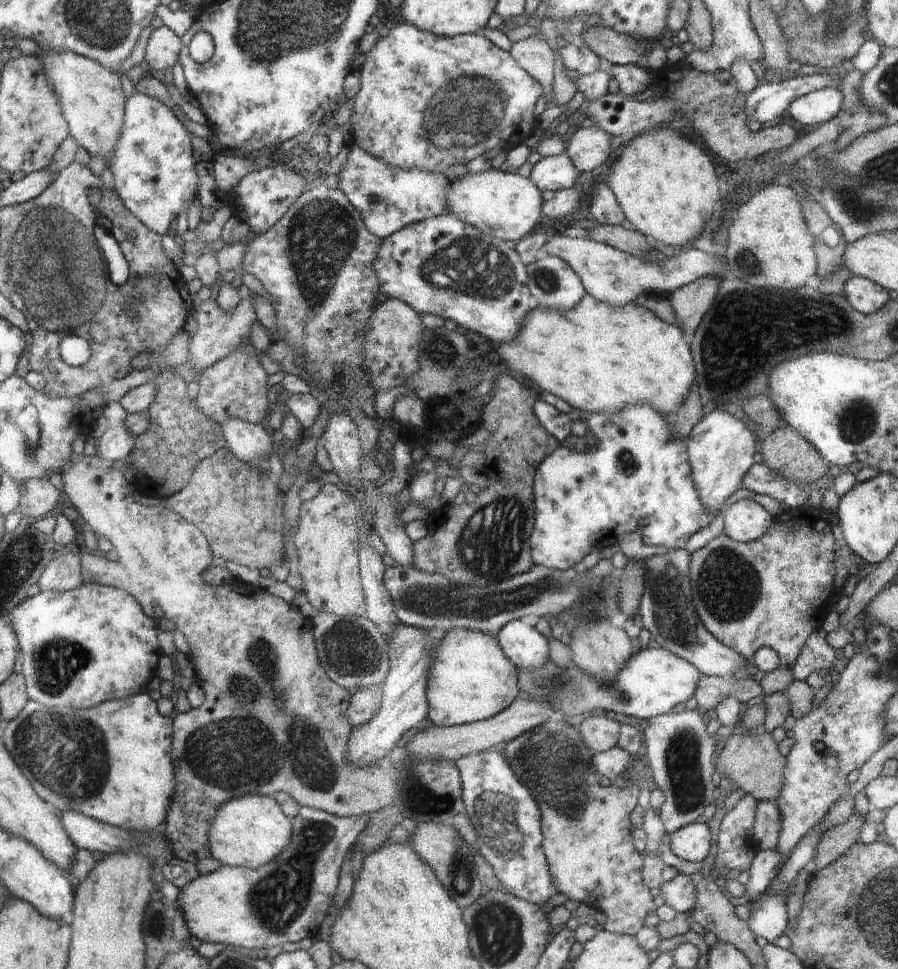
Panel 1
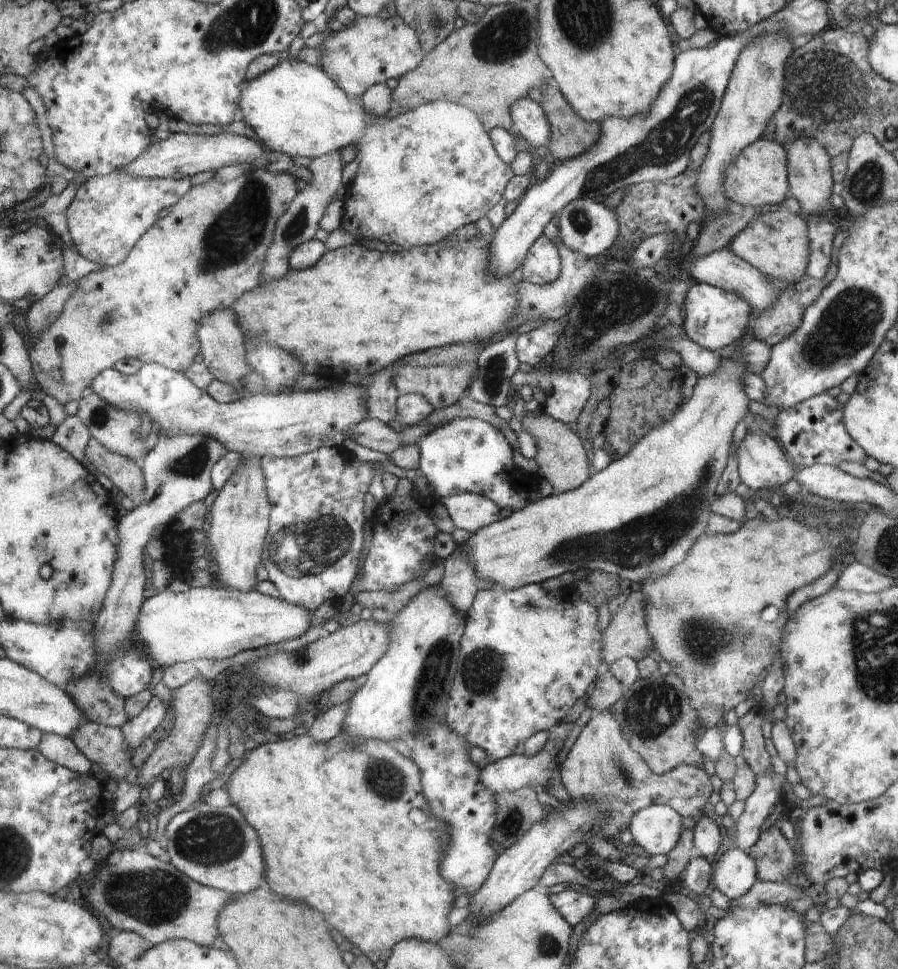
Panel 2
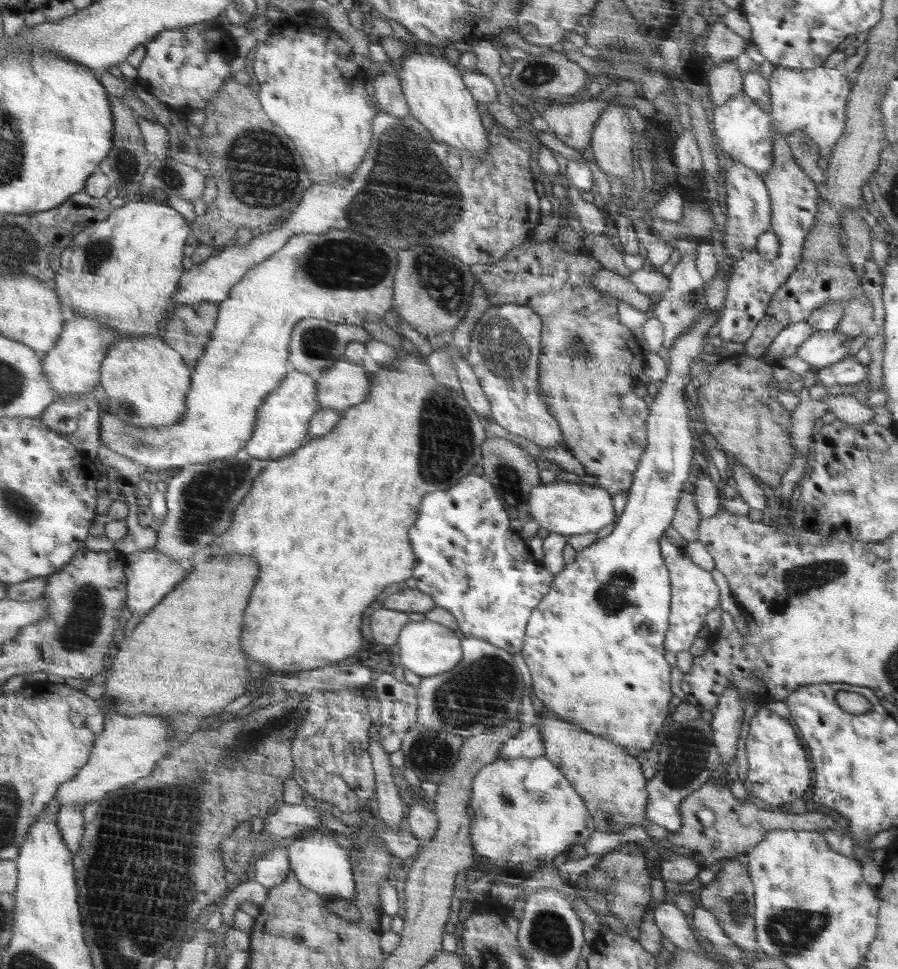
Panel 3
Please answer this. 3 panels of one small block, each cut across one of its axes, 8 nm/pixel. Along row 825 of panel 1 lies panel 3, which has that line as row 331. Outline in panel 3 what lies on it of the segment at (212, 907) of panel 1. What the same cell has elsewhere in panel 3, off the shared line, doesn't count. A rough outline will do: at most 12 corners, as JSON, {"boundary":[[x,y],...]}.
{"boundary":[[303,319],[289,367],[318,378],[349,342],[370,342],[361,325]]}

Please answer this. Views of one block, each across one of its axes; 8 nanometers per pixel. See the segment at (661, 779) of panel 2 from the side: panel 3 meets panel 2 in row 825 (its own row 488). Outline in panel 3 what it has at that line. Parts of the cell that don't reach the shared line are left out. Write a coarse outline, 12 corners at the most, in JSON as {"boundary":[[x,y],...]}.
{"boundary":[[553,240],[470,265],[544,321],[540,392],[612,495],[649,446],[645,353]]}

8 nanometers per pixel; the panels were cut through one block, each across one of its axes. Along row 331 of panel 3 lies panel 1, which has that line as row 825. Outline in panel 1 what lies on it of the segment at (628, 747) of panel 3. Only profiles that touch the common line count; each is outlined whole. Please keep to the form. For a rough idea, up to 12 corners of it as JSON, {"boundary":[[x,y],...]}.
{"boundary":[[692,822],[668,835],[674,856],[700,863],[712,832]]}

